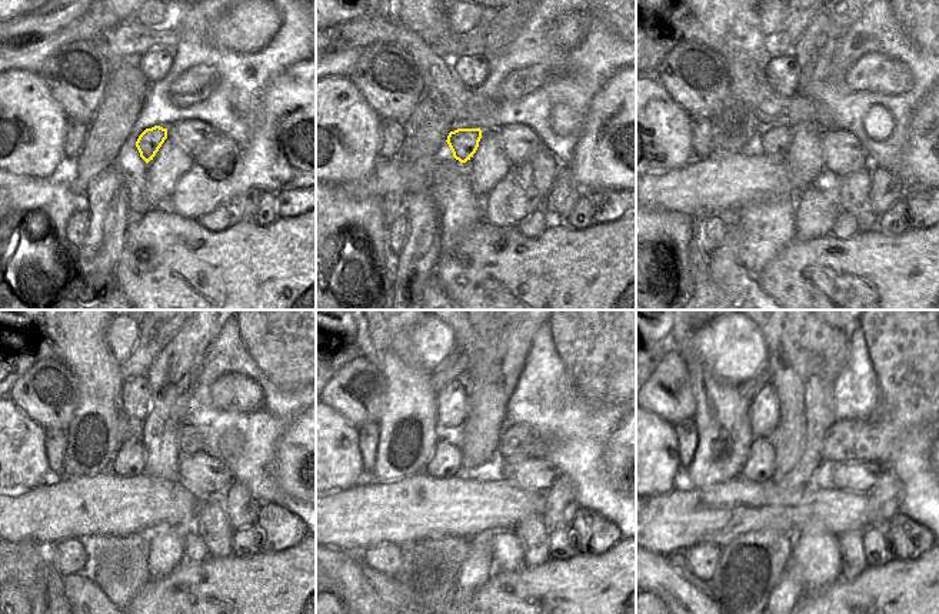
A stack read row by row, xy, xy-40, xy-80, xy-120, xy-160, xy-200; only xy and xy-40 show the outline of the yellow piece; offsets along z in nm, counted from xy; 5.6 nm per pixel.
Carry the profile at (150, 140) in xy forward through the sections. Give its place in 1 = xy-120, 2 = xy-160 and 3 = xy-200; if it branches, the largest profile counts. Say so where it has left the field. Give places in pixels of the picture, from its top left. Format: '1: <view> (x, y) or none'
1: xy-120 (129, 461)
2: xy-160 (446, 461)
3: xy-200 (759, 466)

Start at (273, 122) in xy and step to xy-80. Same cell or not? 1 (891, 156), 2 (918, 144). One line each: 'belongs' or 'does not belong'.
1: does not belong
2: belongs

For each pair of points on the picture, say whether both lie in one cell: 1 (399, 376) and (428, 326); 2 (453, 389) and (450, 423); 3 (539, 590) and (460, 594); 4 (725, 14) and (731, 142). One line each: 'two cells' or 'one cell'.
1: two cells
2: one cell
3: two cells
4: one cell

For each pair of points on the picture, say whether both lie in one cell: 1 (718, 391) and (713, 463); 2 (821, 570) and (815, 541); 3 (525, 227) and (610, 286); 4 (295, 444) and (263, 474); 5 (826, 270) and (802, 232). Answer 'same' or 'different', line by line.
1: same
2: same
3: different
4: different
5: different

